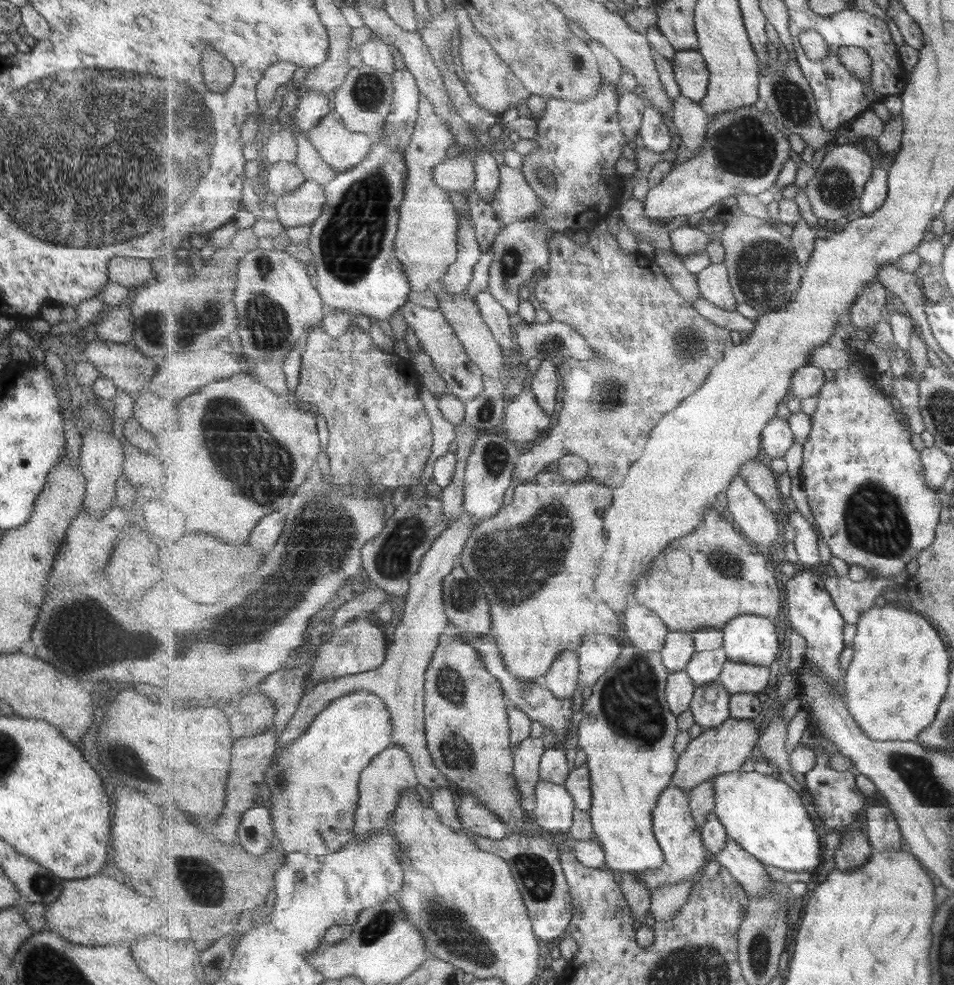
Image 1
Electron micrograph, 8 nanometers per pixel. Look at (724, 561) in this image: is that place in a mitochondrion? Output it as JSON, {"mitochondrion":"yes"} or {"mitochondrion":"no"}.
{"mitochondrion":"yes"}

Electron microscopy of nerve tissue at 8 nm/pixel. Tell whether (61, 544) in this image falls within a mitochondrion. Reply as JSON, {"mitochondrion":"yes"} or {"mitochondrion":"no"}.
{"mitochondrion":"no"}

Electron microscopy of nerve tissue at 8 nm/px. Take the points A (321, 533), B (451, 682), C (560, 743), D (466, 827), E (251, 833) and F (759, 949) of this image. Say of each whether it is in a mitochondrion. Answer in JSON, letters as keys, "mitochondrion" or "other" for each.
{"A":"mitochondrion","B":"mitochondrion","C":"other","D":"other","E":"other","F":"mitochondrion"}

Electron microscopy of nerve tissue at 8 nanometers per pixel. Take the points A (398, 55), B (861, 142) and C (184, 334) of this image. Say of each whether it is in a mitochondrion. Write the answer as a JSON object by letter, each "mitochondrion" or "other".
{"A":"other","B":"other","C":"mitochondrion"}

